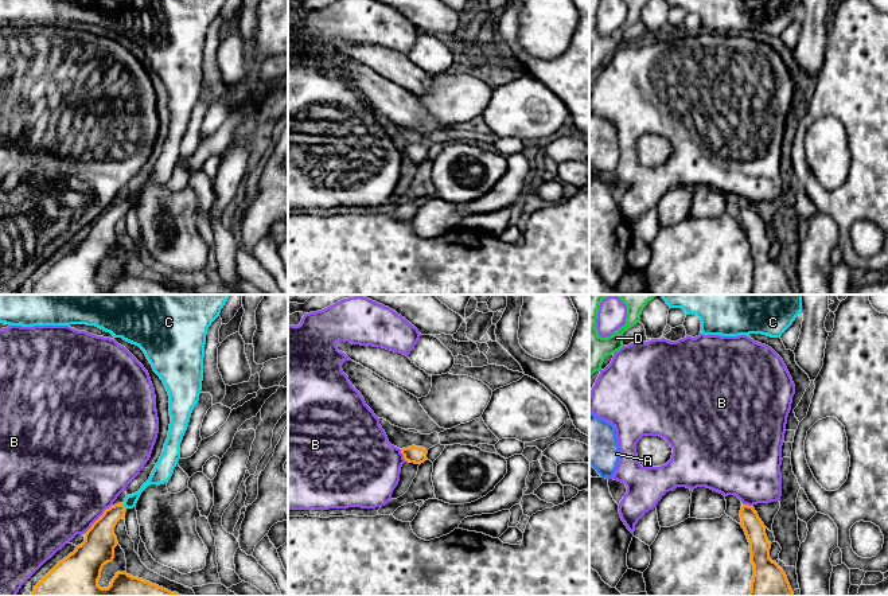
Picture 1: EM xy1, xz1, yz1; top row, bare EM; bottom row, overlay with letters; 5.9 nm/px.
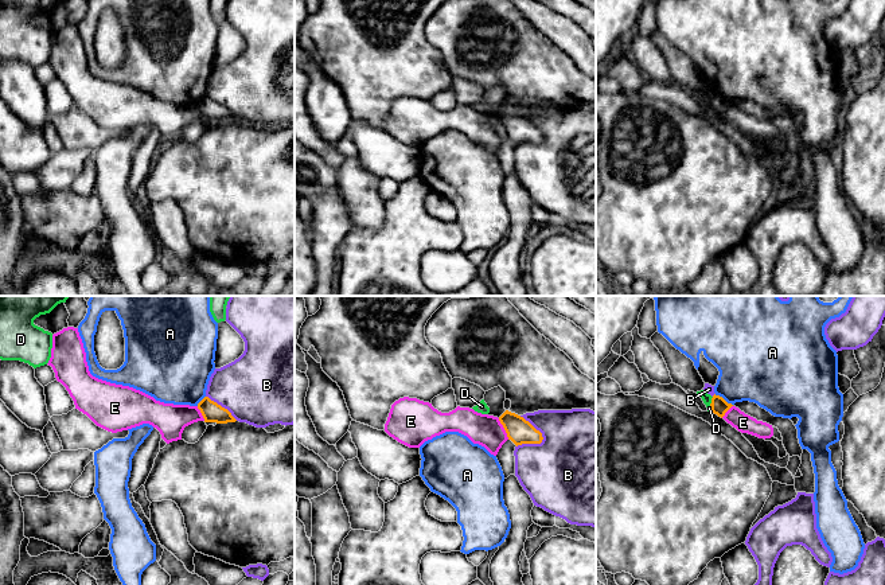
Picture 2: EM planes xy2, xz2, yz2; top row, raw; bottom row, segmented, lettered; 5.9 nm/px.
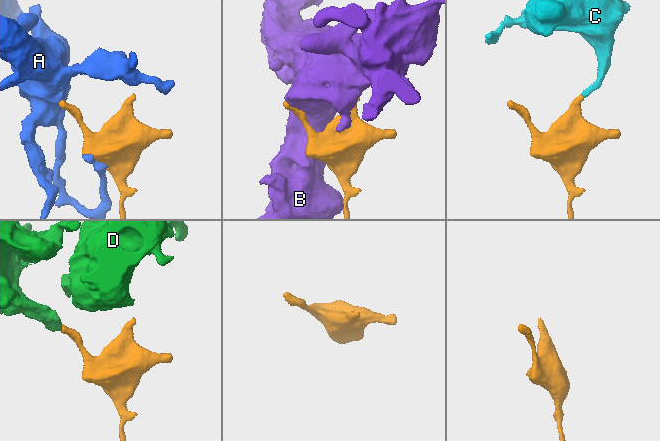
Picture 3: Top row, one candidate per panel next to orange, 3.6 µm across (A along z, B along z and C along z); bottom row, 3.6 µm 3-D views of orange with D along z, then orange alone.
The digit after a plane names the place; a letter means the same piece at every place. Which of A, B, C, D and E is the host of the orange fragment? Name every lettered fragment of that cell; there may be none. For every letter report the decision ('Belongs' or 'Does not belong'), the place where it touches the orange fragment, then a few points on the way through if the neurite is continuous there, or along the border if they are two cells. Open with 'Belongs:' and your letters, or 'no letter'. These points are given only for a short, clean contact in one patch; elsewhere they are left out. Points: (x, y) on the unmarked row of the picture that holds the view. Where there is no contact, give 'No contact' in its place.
Belongs: C
A: Does not belong. Touches orange at yz2 (722, 97)
B: Does not belong. Touches orange at xz2 (534, 127)
C: Belongs. Touches orange at xy1 (124, 205). Path across: xy1 (100, 238), (104, 225), (124, 205), (155, 176)
D: Does not belong. Touches orange at yz2 (710, 104). Boundary: yz2 (713, 96), (710, 110)
E: Does not belong. Touches orange at xz2 (505, 128). Boundary: xz2 (498, 117), (509, 137)

